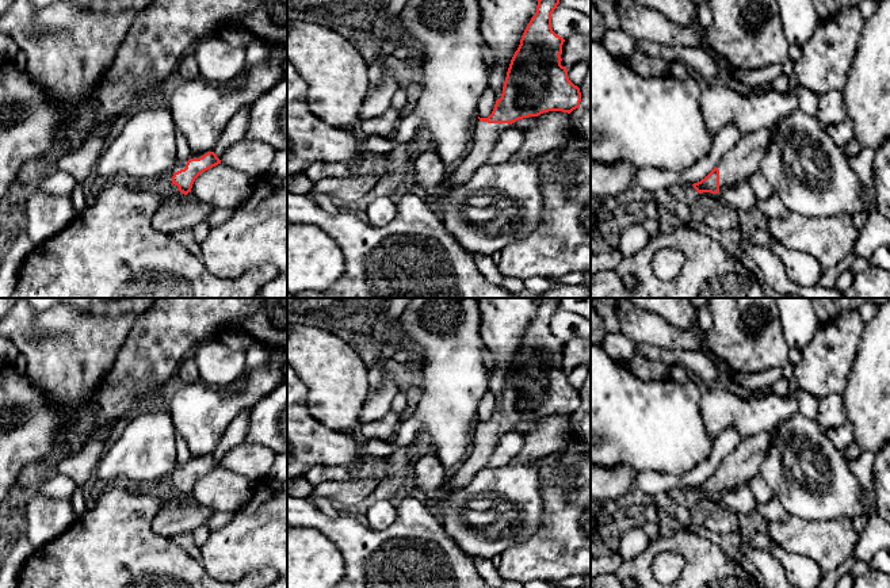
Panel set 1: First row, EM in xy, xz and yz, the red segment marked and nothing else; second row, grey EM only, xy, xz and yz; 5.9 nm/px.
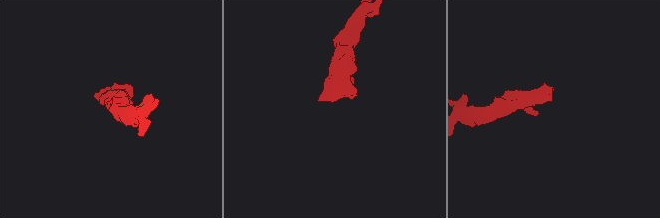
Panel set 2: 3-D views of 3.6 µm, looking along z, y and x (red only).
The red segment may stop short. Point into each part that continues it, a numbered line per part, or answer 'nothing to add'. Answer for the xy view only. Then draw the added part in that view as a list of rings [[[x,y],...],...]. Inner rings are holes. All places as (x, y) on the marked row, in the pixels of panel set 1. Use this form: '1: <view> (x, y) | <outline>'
1: xy (178, 165) | [[[190,153],[190,157],[188,157],[186,161],[175,161],[172,171],[169,172],[171,176],[173,176],[173,173],[177,172],[177,171],[184,169],[184,168],[186,168],[186,164],[187,164],[187,161],[188,161],[190,159],[199,159],[199,157],[202,157],[203,154],[205,154],[205,153],[198,153],[198,154],[196,154],[196,153]]]

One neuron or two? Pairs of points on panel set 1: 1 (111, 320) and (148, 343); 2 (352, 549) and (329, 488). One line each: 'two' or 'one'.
1: two
2: two

